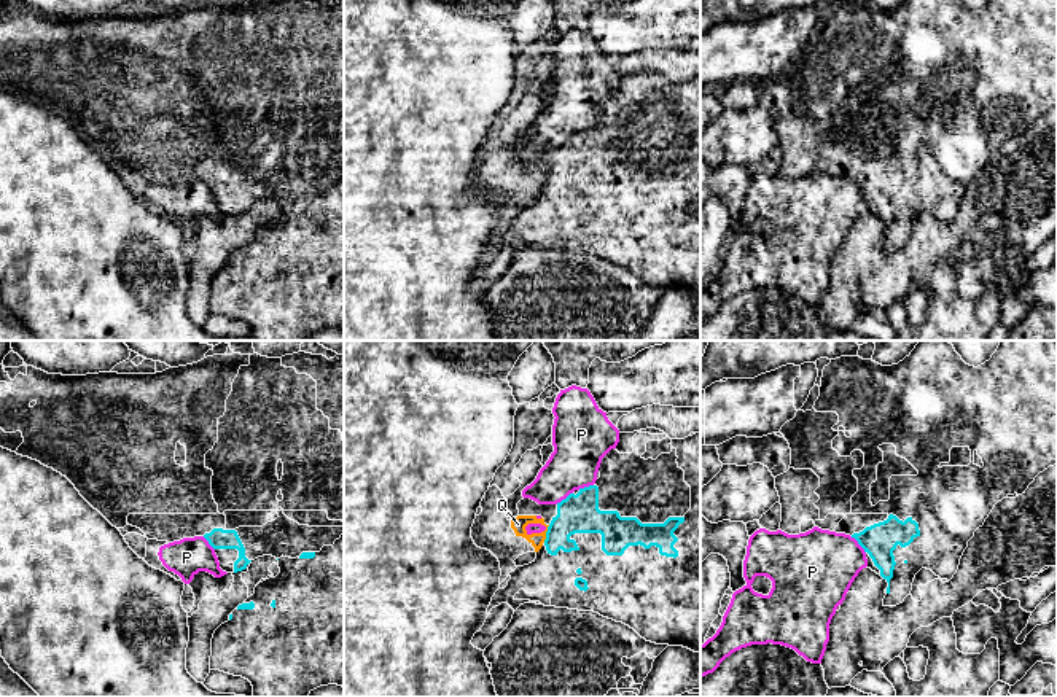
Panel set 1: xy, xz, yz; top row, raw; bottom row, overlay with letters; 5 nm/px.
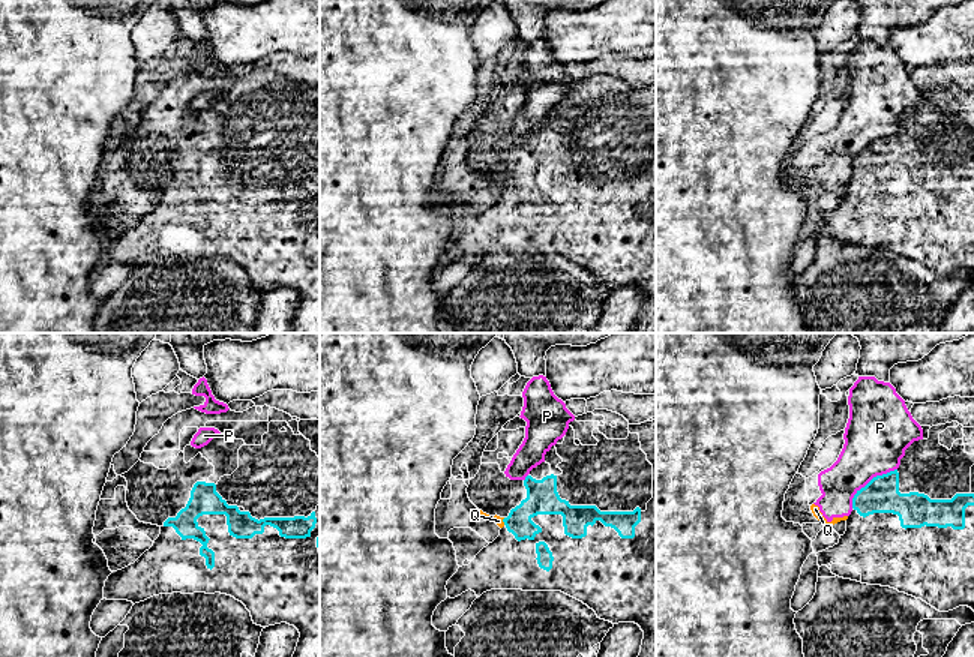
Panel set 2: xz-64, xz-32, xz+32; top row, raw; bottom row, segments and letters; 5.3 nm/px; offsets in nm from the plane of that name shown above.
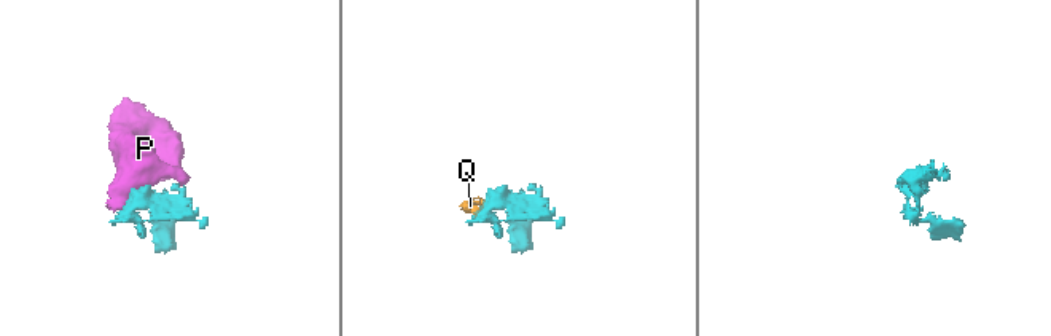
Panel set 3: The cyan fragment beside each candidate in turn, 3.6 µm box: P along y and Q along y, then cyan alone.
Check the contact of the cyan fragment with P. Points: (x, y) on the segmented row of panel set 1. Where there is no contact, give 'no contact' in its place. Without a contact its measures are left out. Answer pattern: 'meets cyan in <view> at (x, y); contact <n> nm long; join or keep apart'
meets cyan in yz at (858, 543); contact 120 nm long; keep apart

